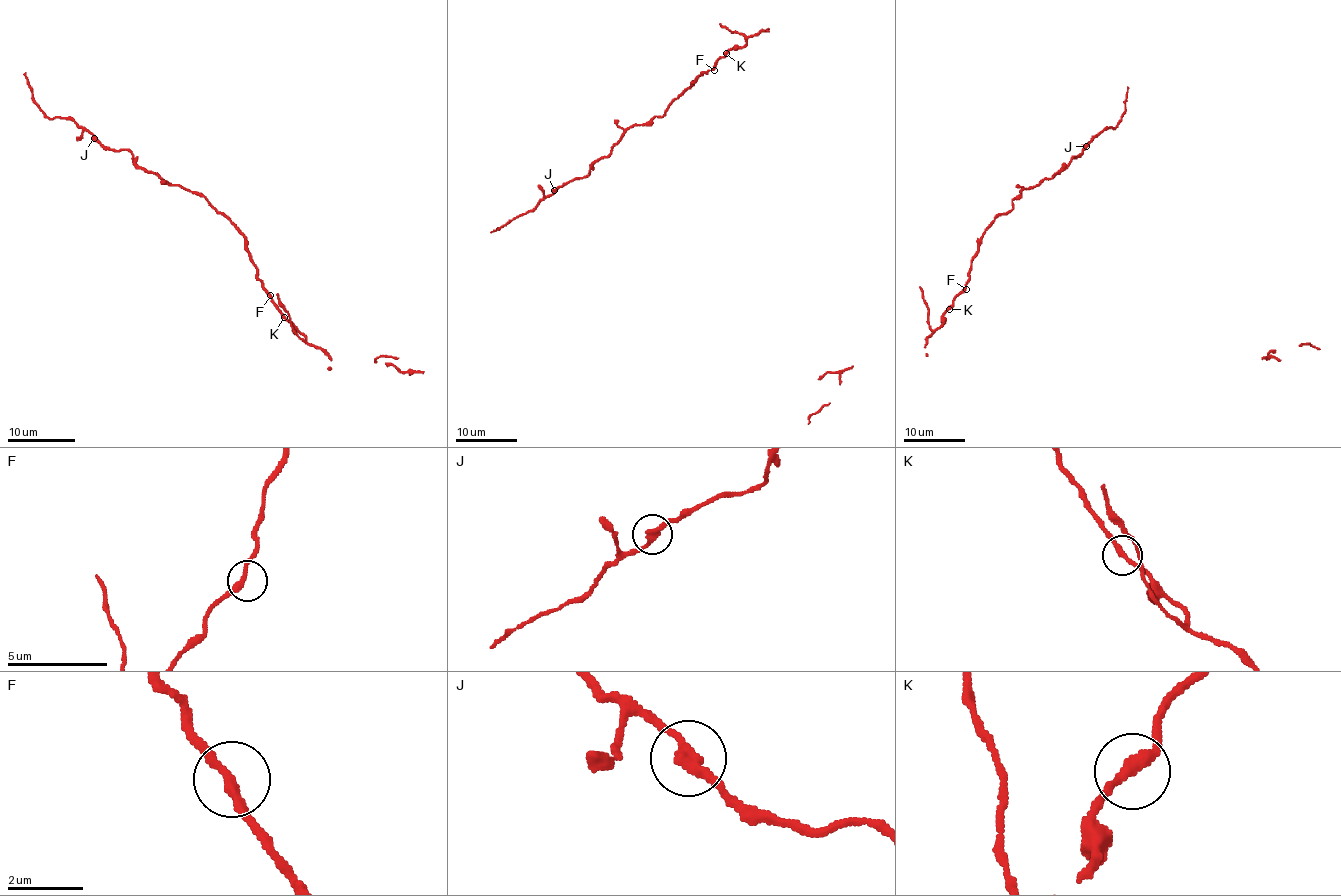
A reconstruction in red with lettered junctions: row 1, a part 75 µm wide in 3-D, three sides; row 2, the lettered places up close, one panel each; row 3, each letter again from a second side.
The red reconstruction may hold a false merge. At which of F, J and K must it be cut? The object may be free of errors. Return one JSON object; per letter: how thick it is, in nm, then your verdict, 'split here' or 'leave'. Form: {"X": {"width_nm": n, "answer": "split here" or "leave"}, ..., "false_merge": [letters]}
{"F": {"width_nm": 240, "answer": "leave"}, "J": {"width_nm": 300, "answer": "leave"}, "K": {"width_nm": 280, "answer": "leave"}, "false_merge": []}

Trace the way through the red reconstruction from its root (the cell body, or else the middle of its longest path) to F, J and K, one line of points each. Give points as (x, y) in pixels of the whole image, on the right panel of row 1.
F: (983, 235), (978, 252), (971, 262), (966, 289)
J: (983, 235), (997, 216), (1012, 209), (1012, 201), (1025, 189), (1035, 187), (1063, 170), (1086, 145)
K: (983, 235), (978, 252), (971, 262), (969, 281), (949, 309)

